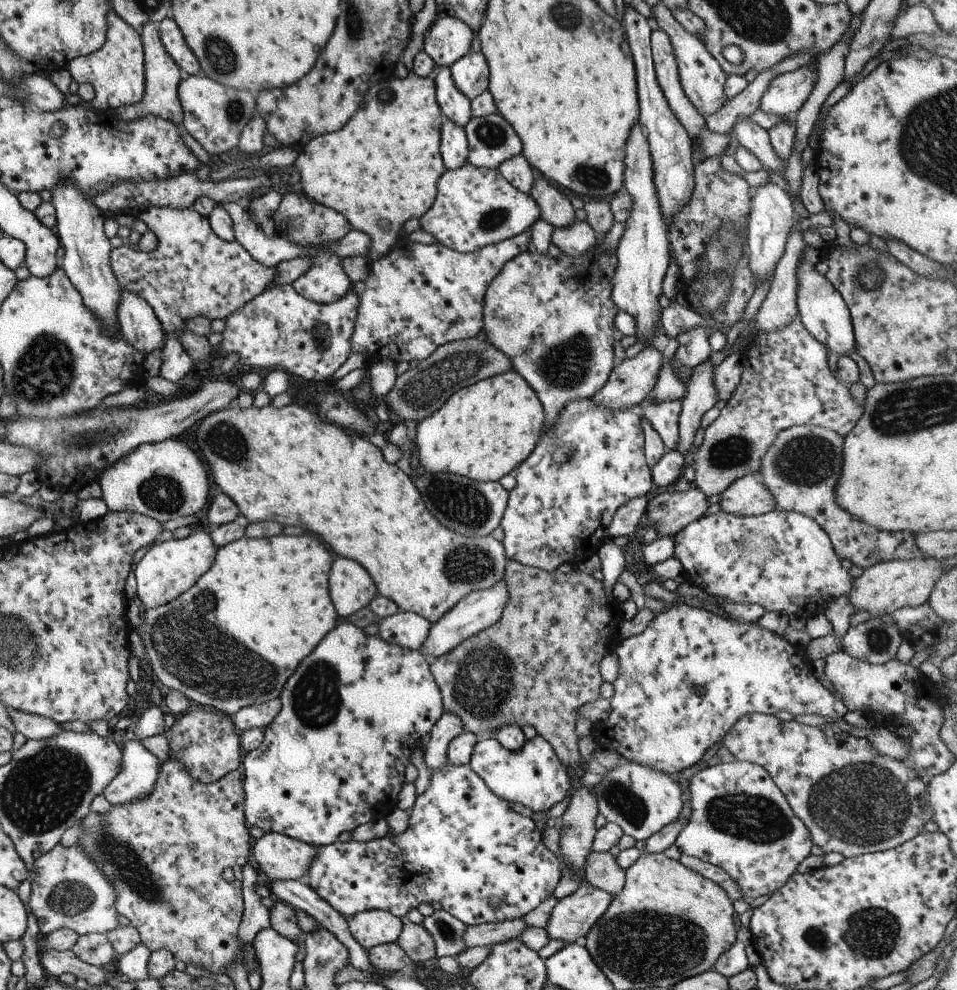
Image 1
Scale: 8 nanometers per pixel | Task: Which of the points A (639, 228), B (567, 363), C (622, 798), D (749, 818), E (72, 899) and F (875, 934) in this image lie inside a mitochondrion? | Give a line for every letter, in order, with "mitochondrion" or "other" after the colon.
A: other
B: mitochondrion
C: mitochondrion
D: mitochondrion
E: mitochondrion
F: mitochondrion

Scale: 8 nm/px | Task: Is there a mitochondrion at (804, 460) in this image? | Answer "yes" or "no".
yes

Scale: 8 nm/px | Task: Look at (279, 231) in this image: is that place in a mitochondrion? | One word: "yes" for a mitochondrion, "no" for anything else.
no

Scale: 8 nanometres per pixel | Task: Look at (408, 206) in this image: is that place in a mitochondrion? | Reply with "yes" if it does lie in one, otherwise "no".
no

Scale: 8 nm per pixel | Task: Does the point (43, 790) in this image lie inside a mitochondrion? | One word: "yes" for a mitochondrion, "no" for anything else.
yes

